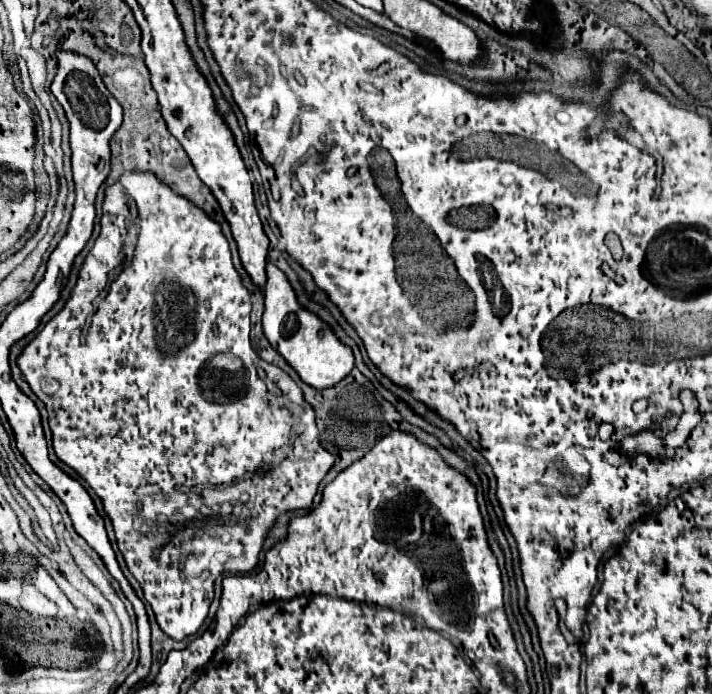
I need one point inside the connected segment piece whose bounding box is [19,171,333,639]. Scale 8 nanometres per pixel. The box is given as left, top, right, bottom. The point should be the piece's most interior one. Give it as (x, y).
(93, 366)

